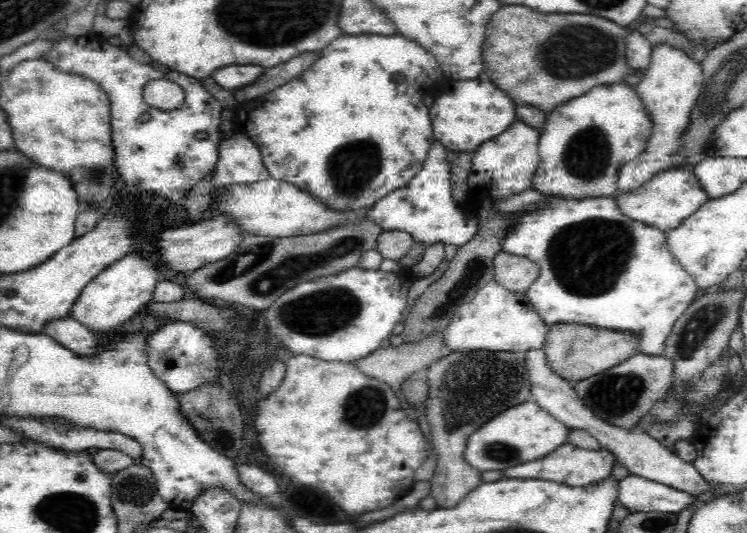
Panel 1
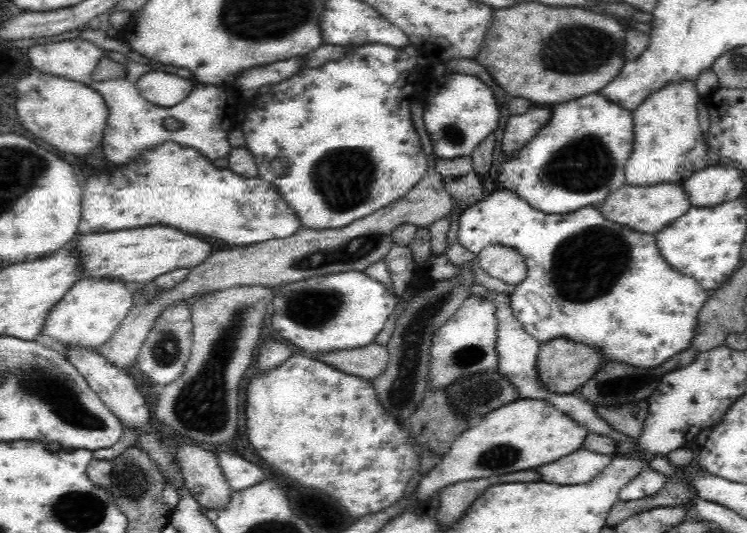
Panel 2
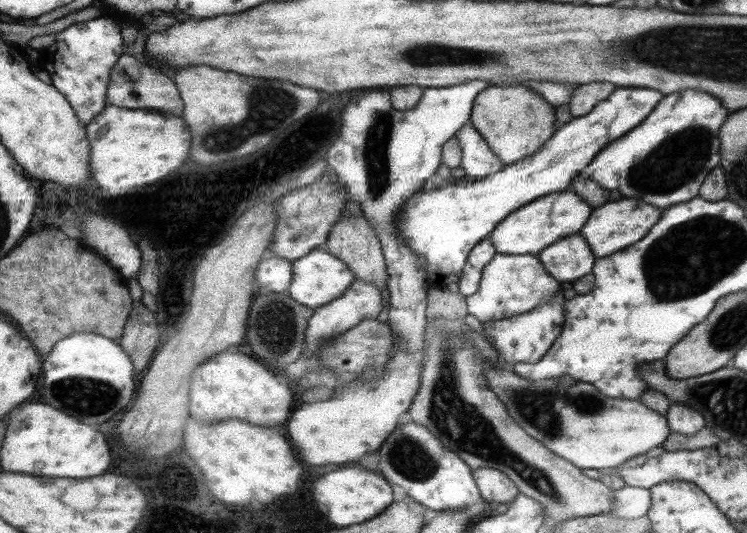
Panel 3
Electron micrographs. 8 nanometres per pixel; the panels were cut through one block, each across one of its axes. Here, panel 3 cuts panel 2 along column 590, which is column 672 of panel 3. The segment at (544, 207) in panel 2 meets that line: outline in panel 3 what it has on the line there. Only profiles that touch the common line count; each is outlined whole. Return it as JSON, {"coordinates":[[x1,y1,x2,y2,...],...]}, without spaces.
{"coordinates":[[688,89,687,91,666,94,654,111,626,135,612,142,604,152,595,156,580,175,588,175,606,190,618,190,622,196,636,196,638,200,668,208,675,204,687,203,699,196,700,187,710,171,720,164,721,144,719,132,729,118,725,104,712,93]]}

